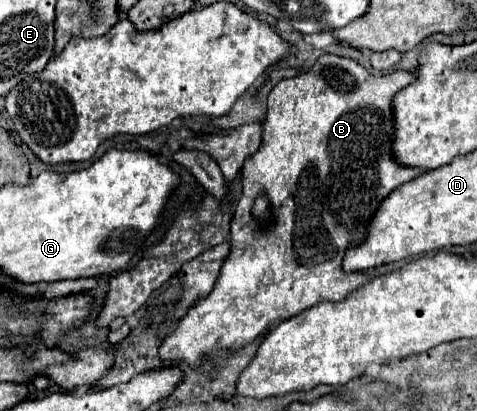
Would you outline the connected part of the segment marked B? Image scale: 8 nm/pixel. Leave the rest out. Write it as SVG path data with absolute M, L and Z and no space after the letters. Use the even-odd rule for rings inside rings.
M322 54L308 72L280 80L274 86L268 96L262 146L246 160L242 170L242 194L232 218L230 254L222 264L210 296L190 306L178 326L160 344L158 356L162 360L182 360L192 368L200 368L202 362L210 358L218 366L226 366L232 352L256 340L270 324L288 320L324 300L344 300L350 292L370 280L364 272L344 272L342 258L352 244L364 240L372 214L390 190L424 172L420 168L402 168L390 152L392 98L414 80L414 74L406 70L368 74L368 70L352 58ZM262 192L266 192L272 202L274 224L268 228L258 228L258 222L252 216L252 204Z

